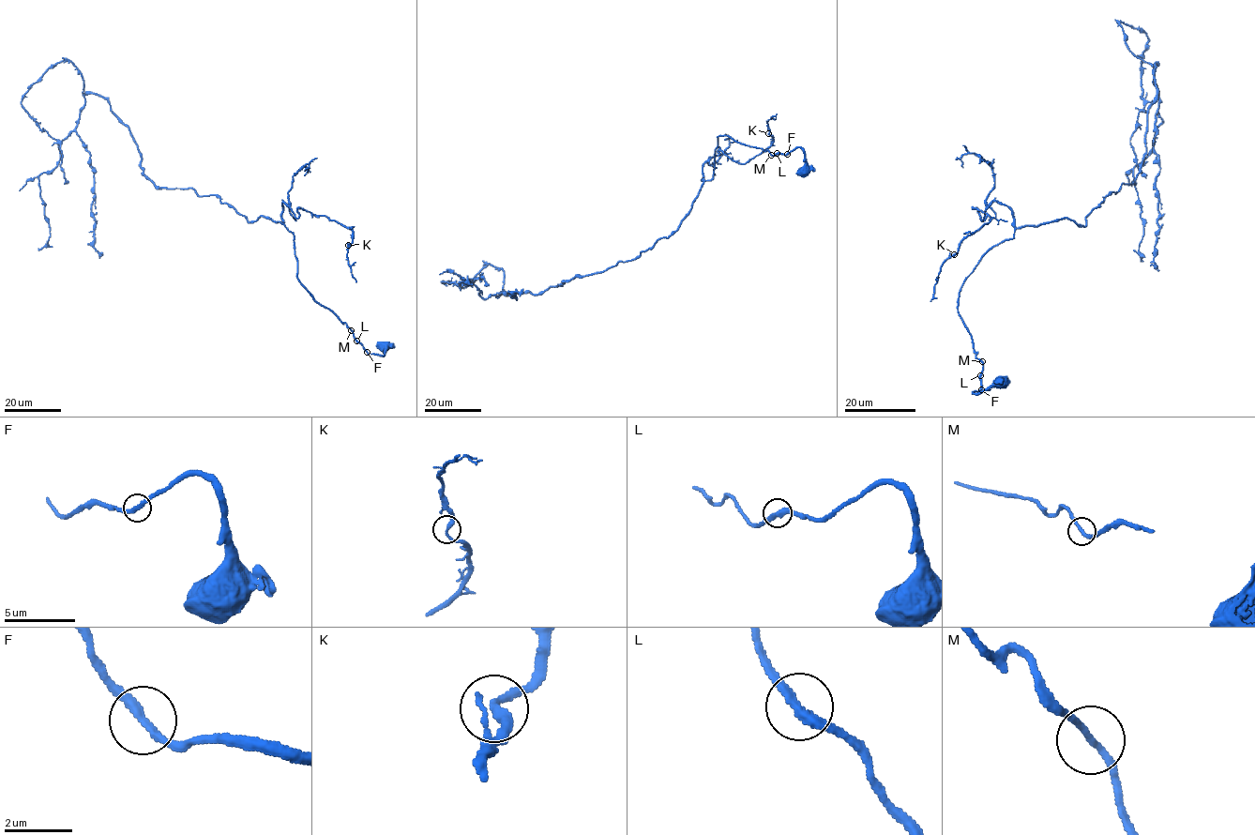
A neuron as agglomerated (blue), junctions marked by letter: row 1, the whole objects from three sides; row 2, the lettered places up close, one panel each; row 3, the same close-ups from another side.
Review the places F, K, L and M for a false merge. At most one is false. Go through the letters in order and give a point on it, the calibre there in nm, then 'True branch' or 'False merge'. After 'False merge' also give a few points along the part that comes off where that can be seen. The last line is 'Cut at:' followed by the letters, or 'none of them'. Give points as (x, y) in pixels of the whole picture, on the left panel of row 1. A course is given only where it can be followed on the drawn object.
F: Place: (367, 352). Thickness 280 nm. True branch
K: Place: (348, 245). Thickness 240 nm. True branch
L: Place: (356, 341). Thickness 320 nm. True branch
M: Place: (351, 330). Thickness 220 nm. True branch
Cut at: none of them

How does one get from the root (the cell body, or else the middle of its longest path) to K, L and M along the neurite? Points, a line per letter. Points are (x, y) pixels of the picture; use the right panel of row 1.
K: (1003, 382), (973, 392), (983, 364), (958, 298), (1013, 237), (1011, 210), (976, 208), (993, 218), (954, 254)
L: (1003, 382), (974, 393), (981, 387), (979, 375)
M: (1003, 382), (974, 393), (981, 387), (981, 361)

